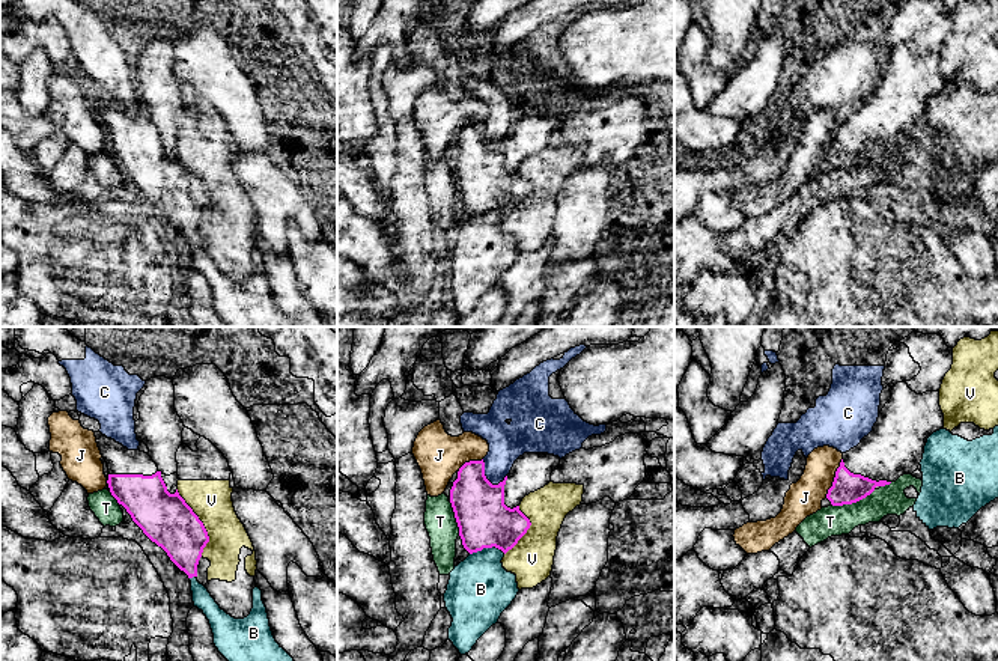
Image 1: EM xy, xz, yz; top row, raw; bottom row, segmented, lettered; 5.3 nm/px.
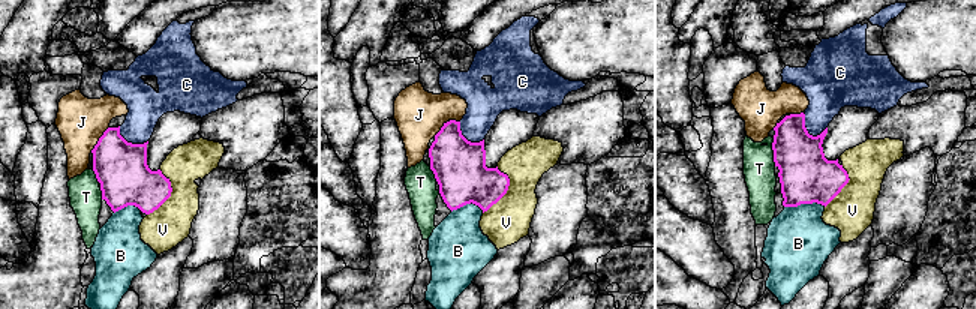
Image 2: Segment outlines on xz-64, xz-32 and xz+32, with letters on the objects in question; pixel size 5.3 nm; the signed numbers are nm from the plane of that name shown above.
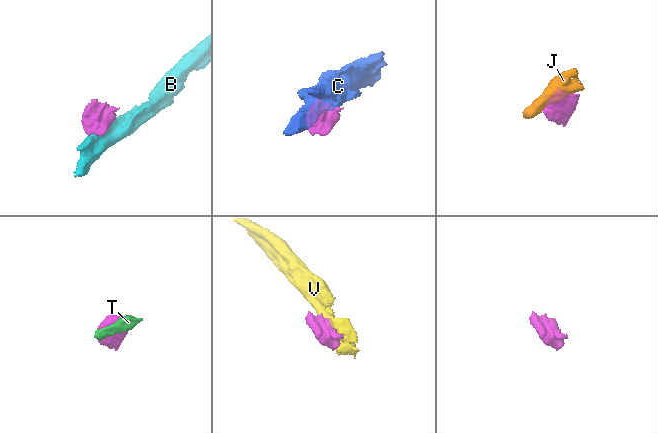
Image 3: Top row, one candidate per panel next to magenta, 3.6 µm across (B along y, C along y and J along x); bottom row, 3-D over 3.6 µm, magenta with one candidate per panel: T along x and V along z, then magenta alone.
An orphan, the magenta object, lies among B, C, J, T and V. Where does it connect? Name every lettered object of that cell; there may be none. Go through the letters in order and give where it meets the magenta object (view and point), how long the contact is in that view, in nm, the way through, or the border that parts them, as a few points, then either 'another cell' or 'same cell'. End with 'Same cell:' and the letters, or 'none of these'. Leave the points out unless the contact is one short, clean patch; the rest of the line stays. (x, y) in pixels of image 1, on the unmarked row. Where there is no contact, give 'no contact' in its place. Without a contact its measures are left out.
B: xz (486, 210) | 190 nm | another cell
C: xz (485, 140) | 170 nm | another cell
J: yz (834, 140) | 240 nm | along yz (842, 121), (825, 160) | another cell
T: yz (854, 164) | 240 nm | along yz (875, 152), (855, 164), (833, 169) | another cell
V: xy (202, 185) | 380 nm | another cell
Same cell: none of these

